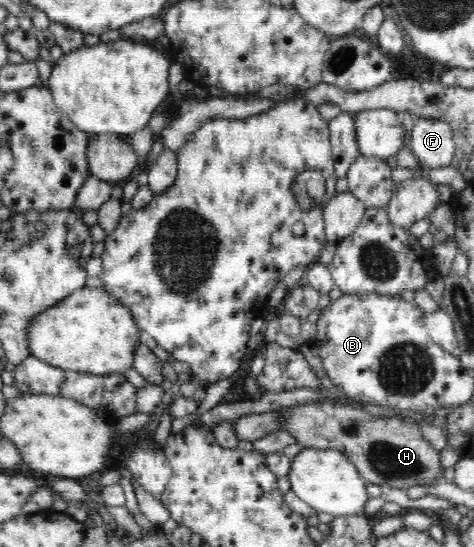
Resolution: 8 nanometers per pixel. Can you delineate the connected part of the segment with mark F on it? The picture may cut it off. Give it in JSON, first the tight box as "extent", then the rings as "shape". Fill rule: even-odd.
{"extent":[410,118,456,167],"shape":[[[419,118],[414,122],[410,150],[415,156],[427,167],[450,165],[456,152],[452,128],[436,118]]]}

